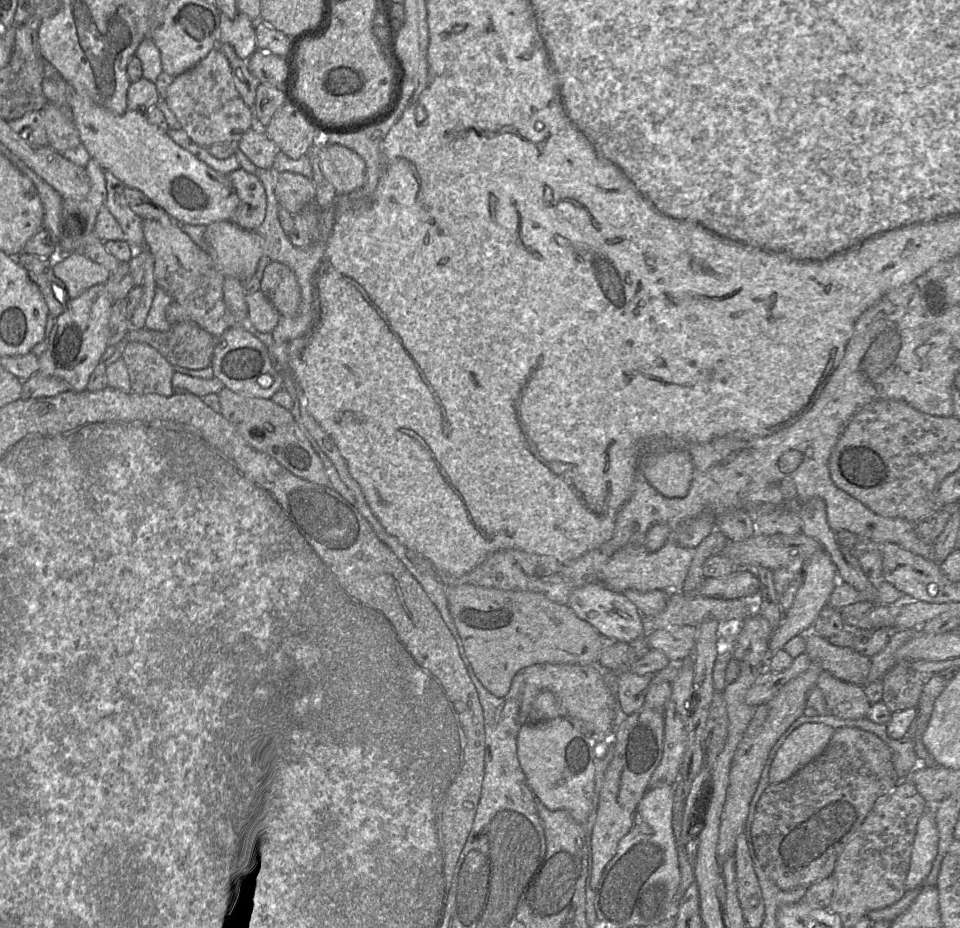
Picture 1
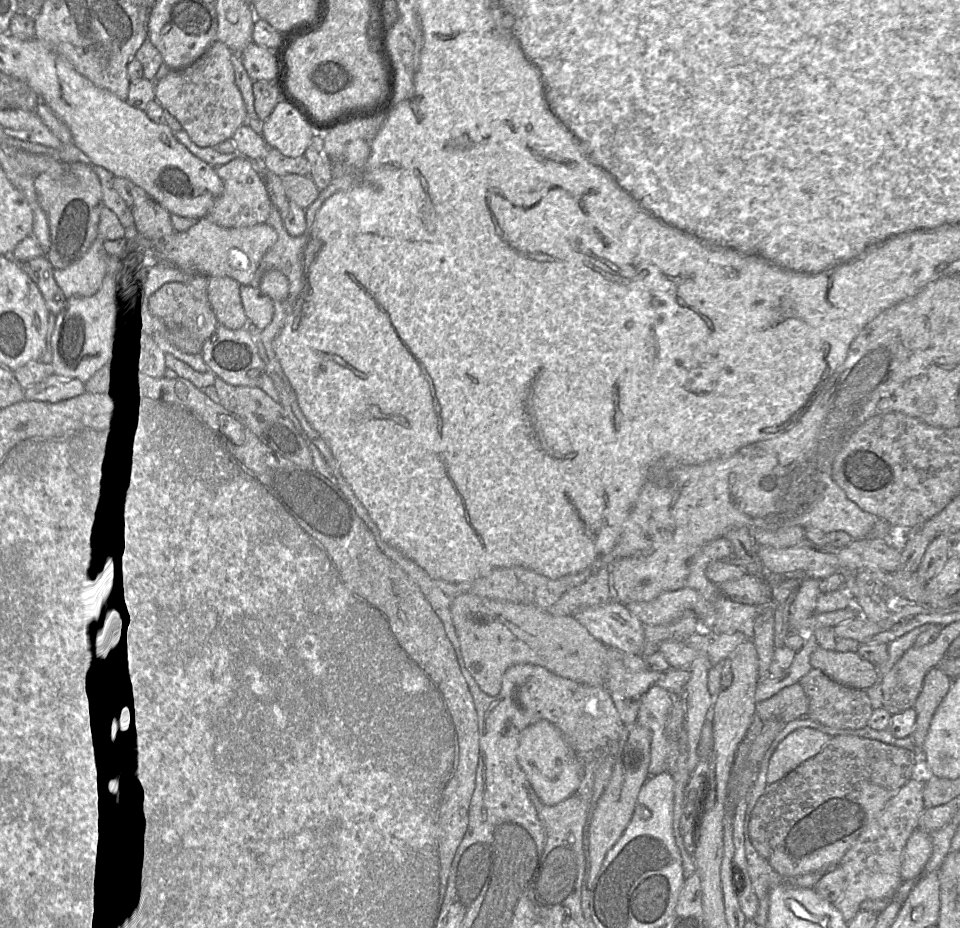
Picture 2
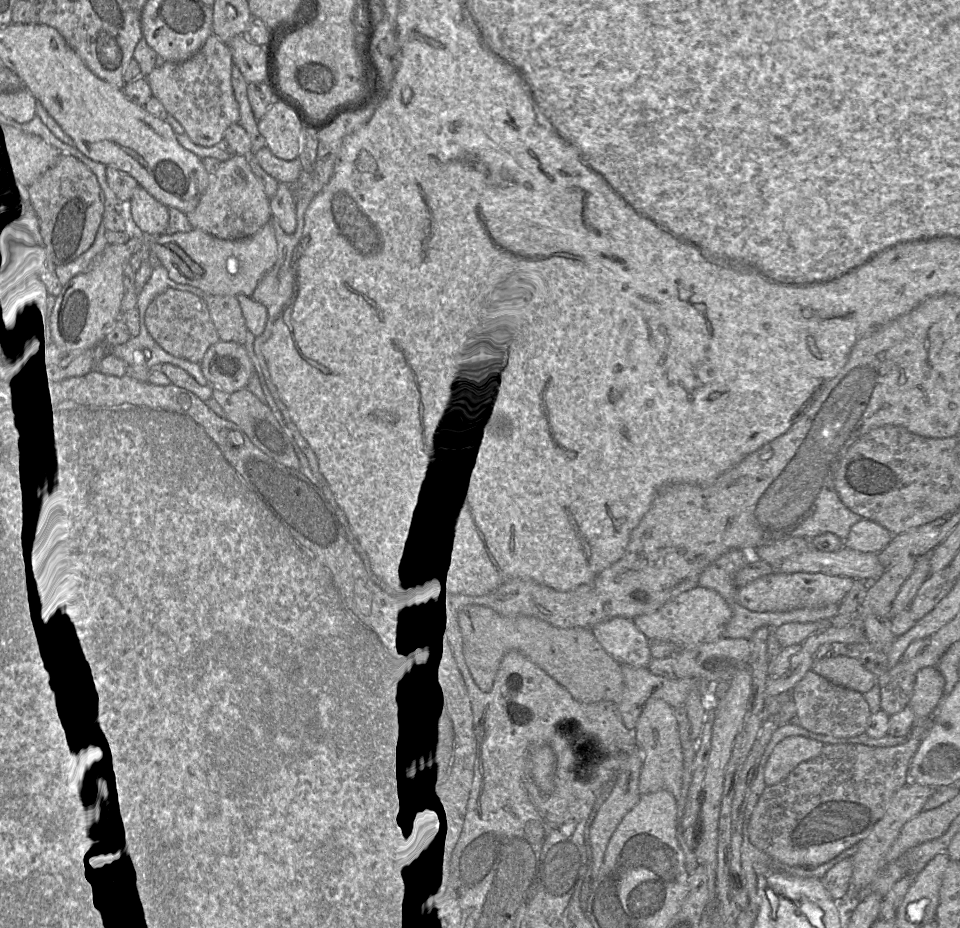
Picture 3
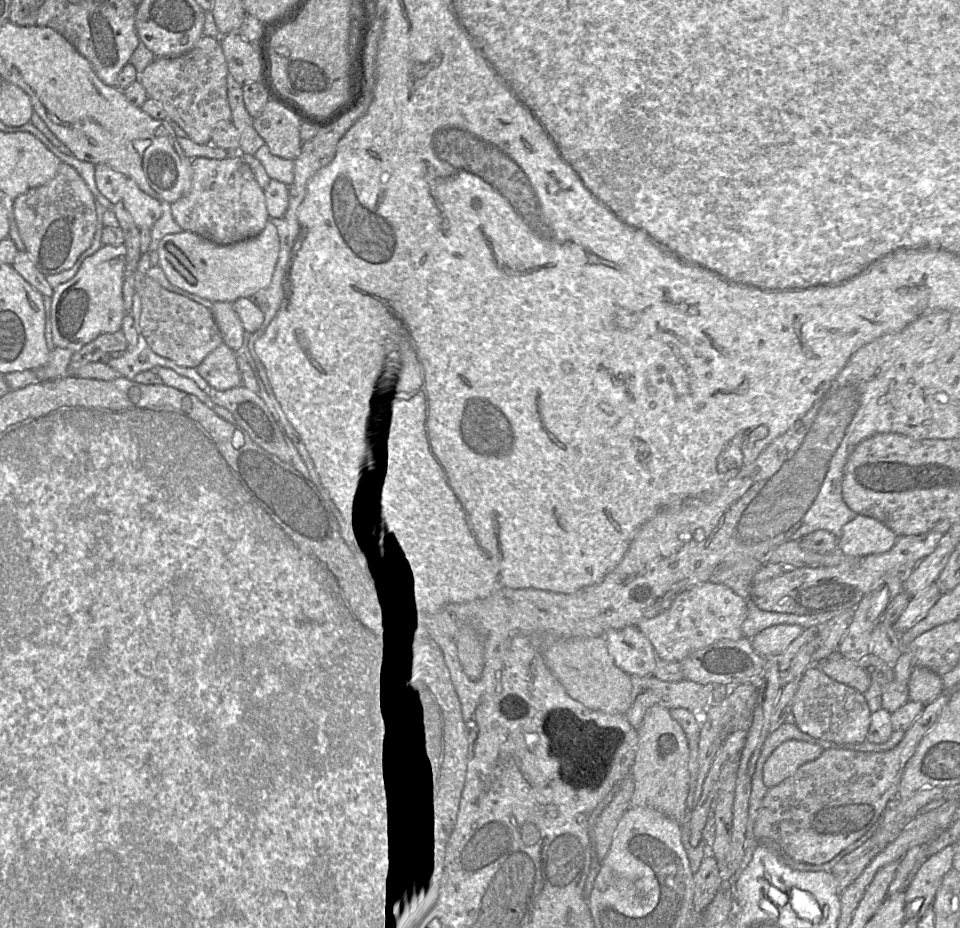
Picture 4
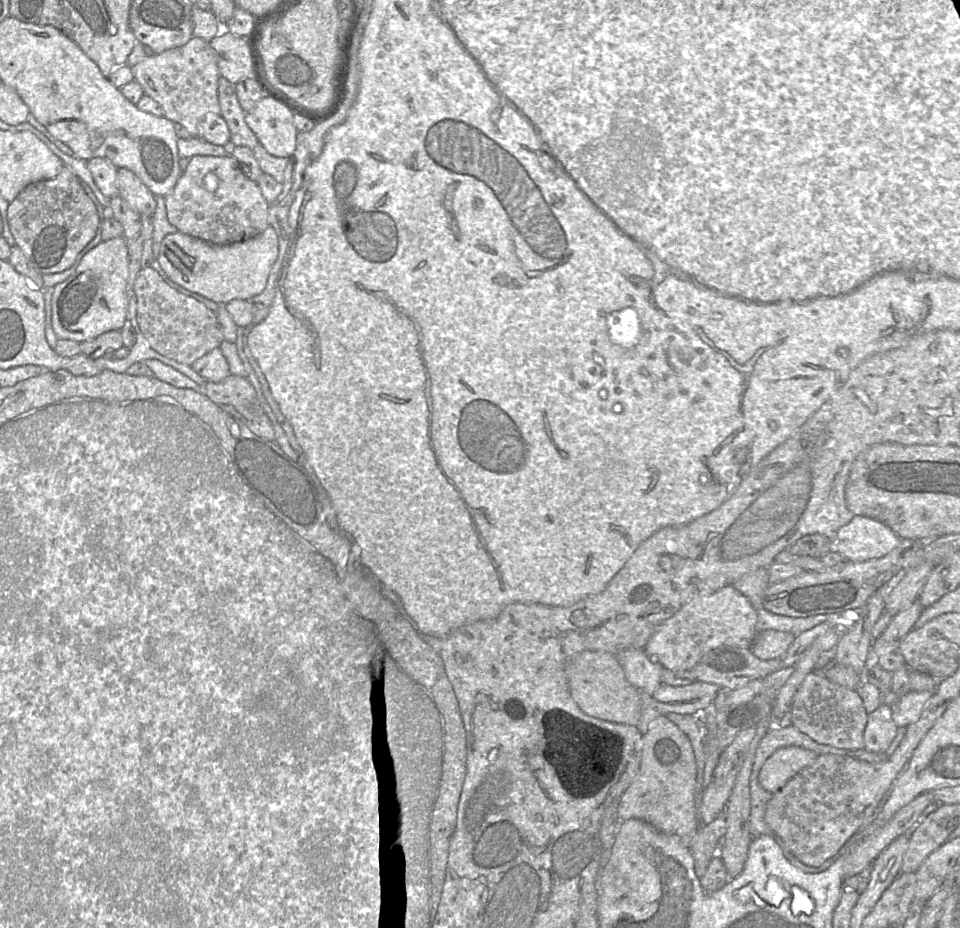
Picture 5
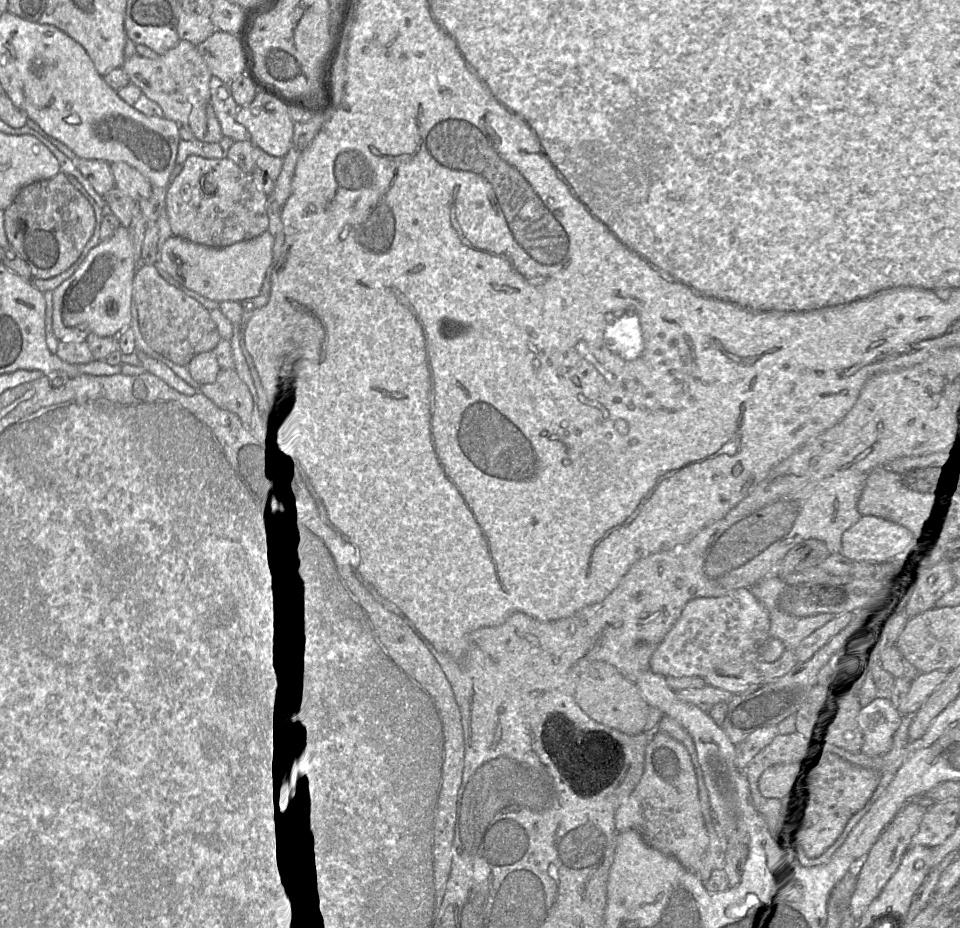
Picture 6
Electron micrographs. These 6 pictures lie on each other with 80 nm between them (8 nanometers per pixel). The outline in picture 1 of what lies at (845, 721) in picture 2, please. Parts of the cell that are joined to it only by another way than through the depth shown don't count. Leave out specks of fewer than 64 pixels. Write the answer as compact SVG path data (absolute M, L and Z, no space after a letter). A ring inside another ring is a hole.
M822 671L816 687L824 695L829 714L841 719L853 720L867 717L871 703L863 685L845 682L827 671Z

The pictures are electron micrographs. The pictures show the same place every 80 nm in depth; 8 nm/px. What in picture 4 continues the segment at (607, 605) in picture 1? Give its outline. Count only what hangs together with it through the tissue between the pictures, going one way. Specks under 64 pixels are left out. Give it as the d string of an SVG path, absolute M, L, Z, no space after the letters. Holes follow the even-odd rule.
M638 626L610 629L601 637L616 665L625 673L640 677L653 675L658 657Z

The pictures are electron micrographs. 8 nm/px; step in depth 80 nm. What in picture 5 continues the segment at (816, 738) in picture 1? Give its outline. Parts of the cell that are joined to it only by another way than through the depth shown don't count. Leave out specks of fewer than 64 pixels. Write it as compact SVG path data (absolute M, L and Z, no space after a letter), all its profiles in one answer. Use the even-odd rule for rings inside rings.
M802 747L780 748L763 764L759 782L766 791L775 794L802 769L812 765L817 758L815 752Z

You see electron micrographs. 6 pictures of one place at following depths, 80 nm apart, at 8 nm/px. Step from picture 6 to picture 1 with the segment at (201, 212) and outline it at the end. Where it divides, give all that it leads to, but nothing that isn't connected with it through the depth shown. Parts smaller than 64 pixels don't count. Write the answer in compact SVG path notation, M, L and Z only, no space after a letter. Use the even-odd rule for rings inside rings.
M242 168L231 172L228 178L239 199L229 221L242 229L255 231L266 215L267 196L262 182Z

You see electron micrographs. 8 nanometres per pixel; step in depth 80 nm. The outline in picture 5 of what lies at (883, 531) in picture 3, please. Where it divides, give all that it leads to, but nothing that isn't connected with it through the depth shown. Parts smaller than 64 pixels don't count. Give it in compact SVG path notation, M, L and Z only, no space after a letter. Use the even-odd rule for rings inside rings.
M860 515L842 526L837 538L834 549L845 560L853 562L883 557L901 542L898 535L882 522Z

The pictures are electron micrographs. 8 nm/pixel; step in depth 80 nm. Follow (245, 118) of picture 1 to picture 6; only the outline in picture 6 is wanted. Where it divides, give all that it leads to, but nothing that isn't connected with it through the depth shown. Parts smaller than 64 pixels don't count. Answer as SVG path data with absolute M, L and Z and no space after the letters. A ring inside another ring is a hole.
M186 40L180 42L155 59L139 54L126 58L123 70L130 83L138 86L142 93L156 102L162 109L164 117L182 125L188 125L189 115L195 107L211 103L209 82L212 77L197 46Z

